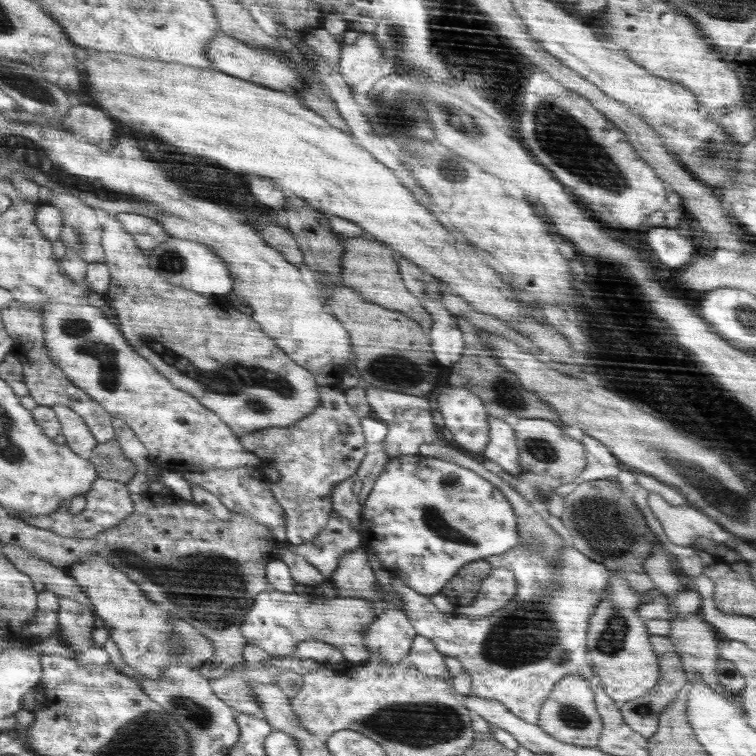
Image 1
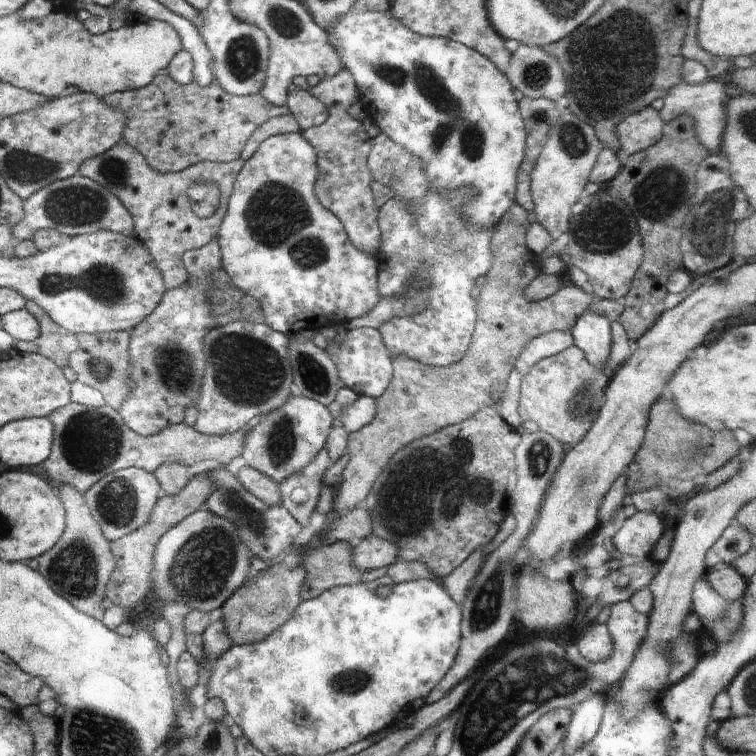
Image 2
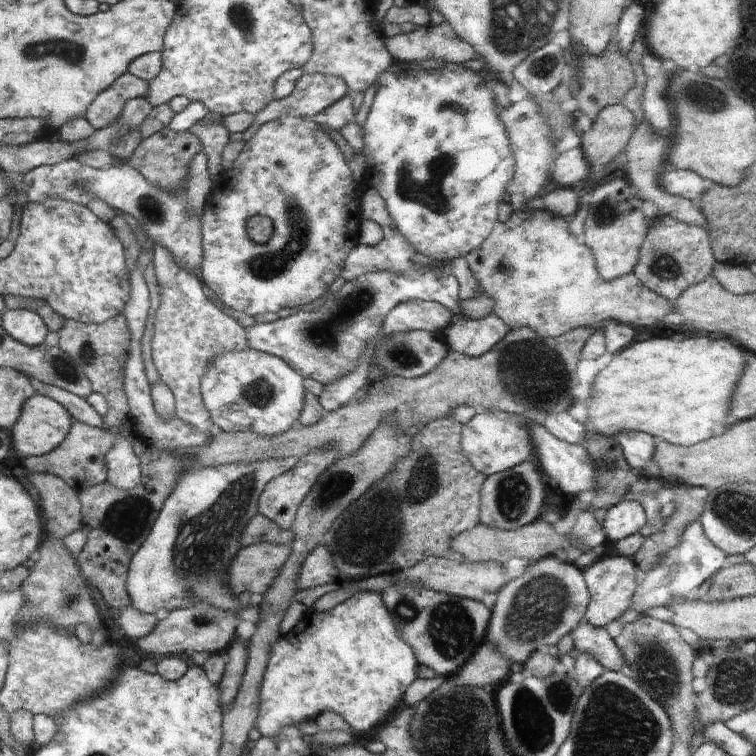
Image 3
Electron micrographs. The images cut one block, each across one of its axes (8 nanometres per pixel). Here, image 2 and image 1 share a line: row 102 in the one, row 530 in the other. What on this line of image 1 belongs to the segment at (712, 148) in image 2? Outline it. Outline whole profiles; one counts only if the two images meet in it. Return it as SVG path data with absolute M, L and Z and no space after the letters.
M649 493L648 506L662 525L666 538L678 546L693 546L698 537L710 538L719 543L736 538L718 521L696 507L671 505L656 493Z

